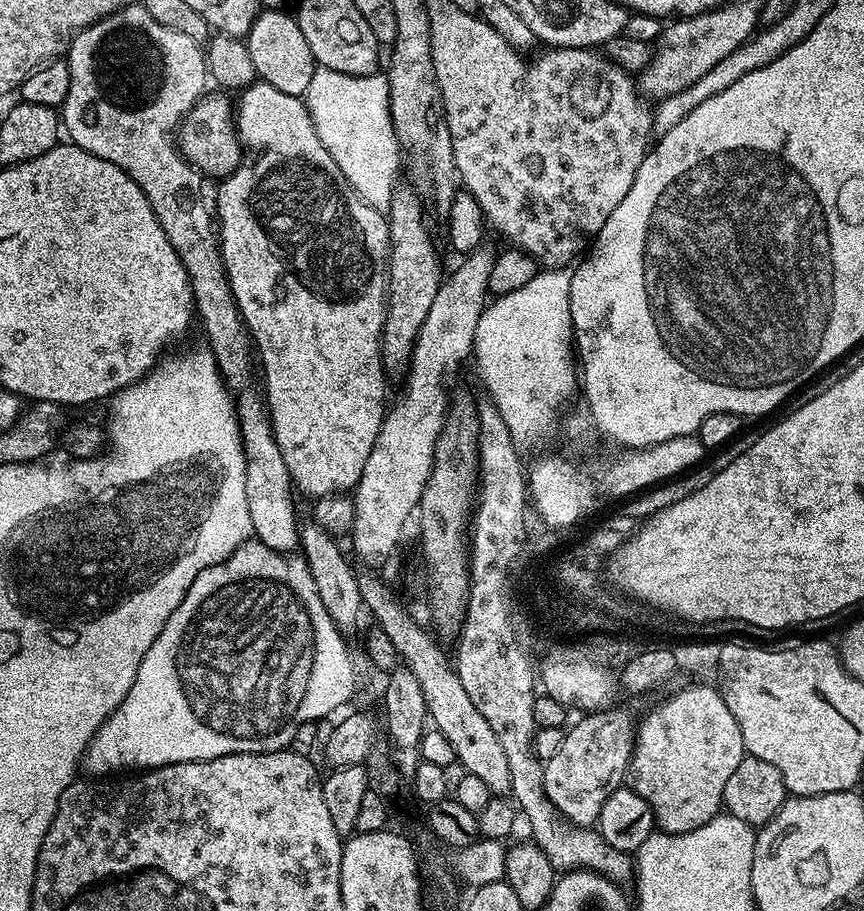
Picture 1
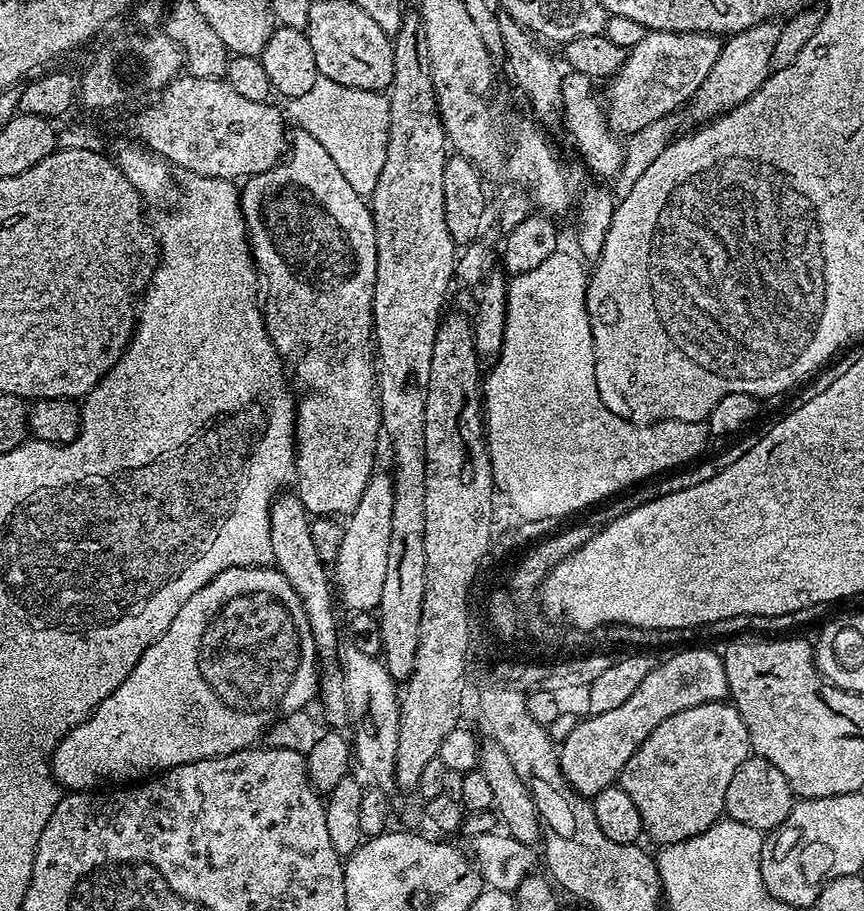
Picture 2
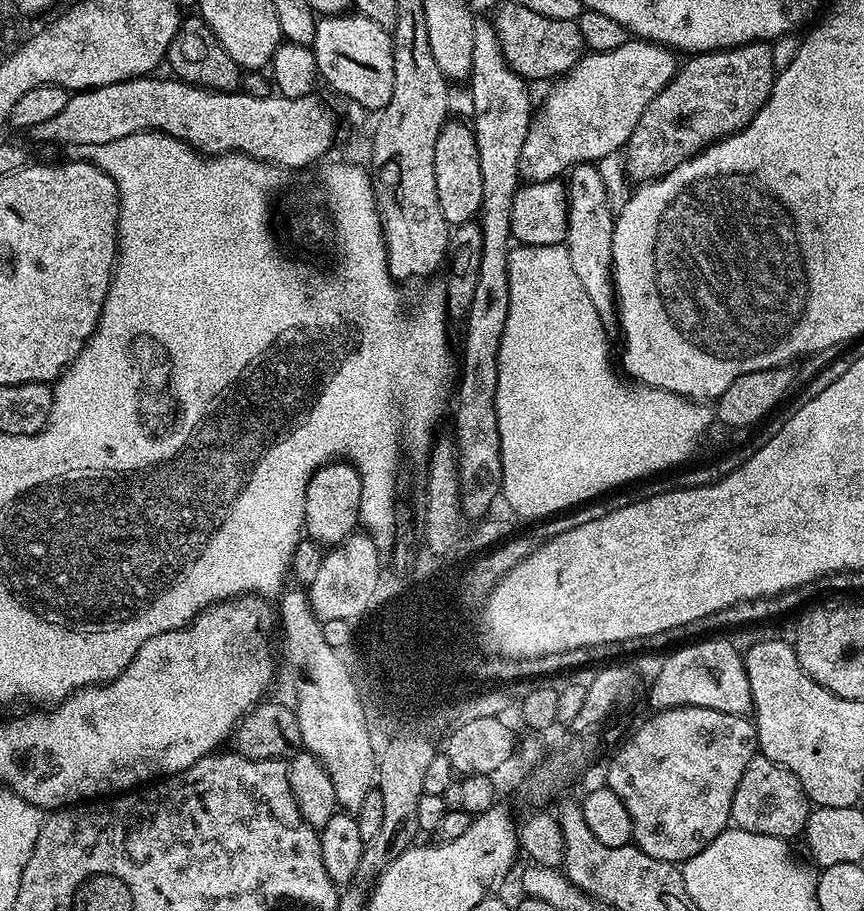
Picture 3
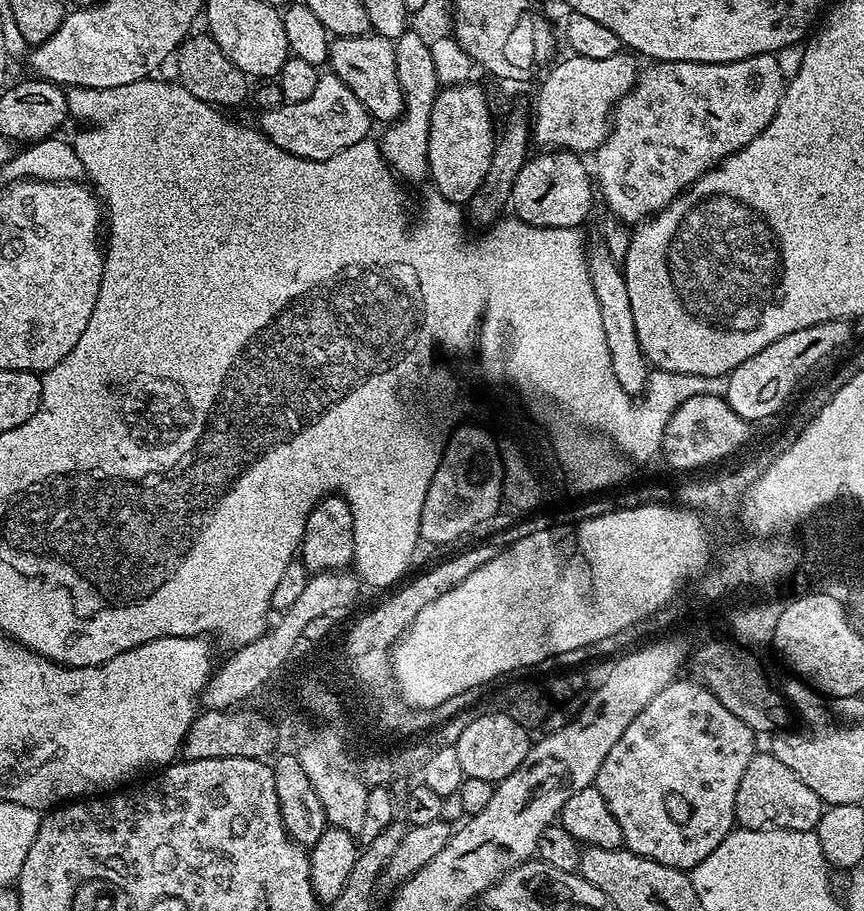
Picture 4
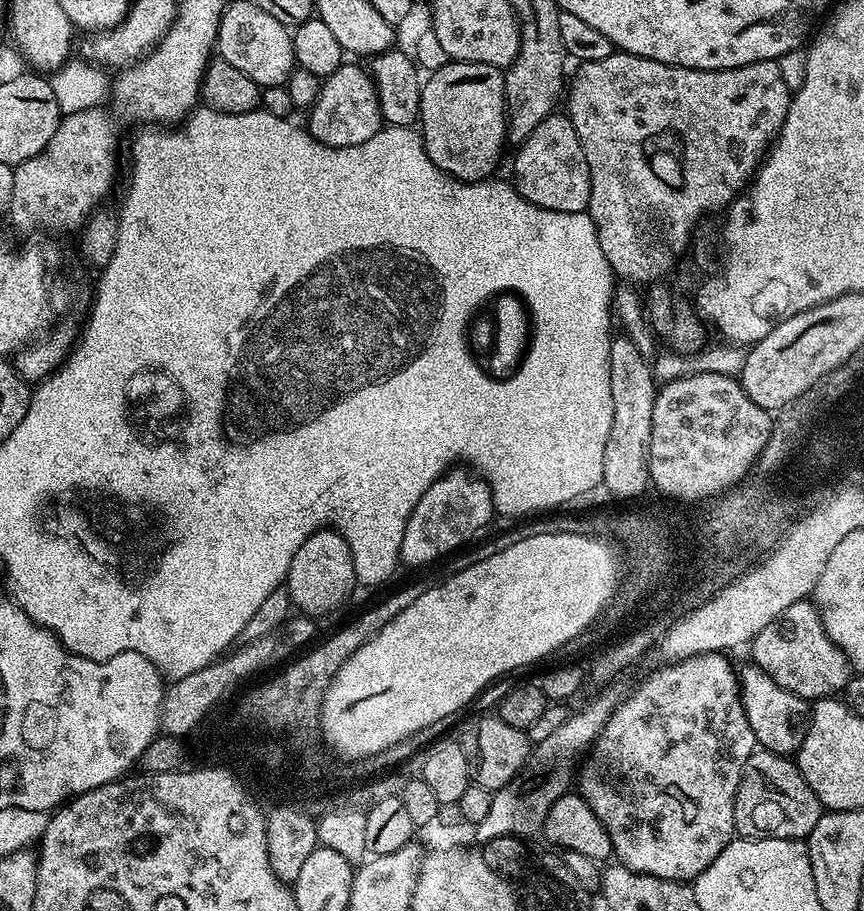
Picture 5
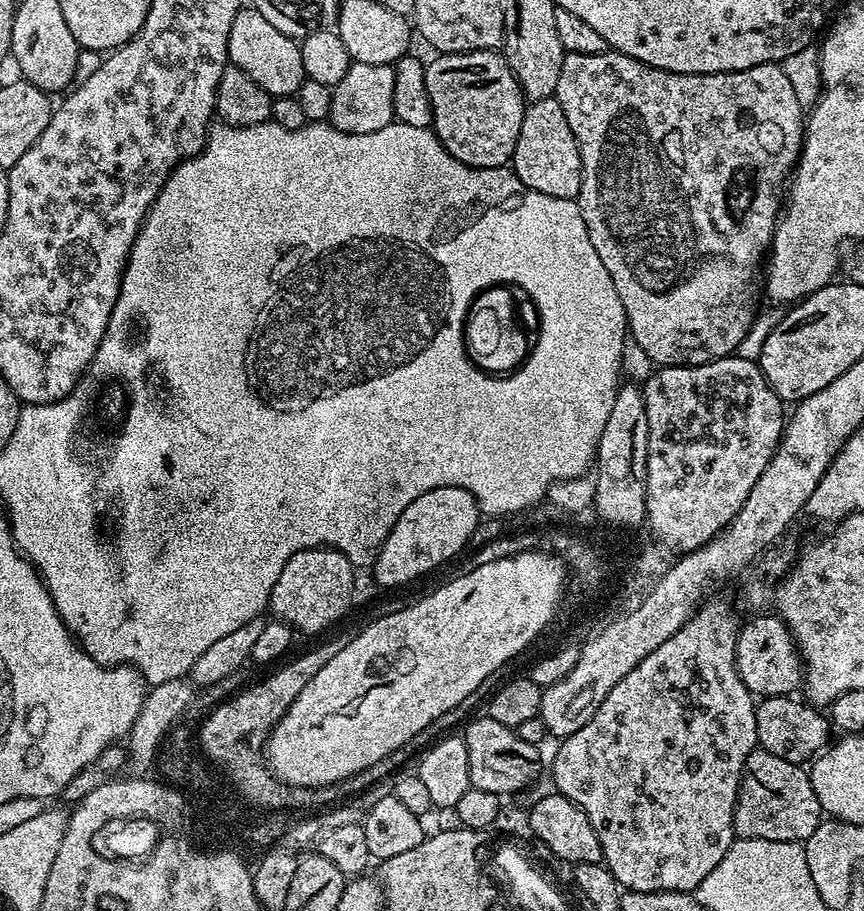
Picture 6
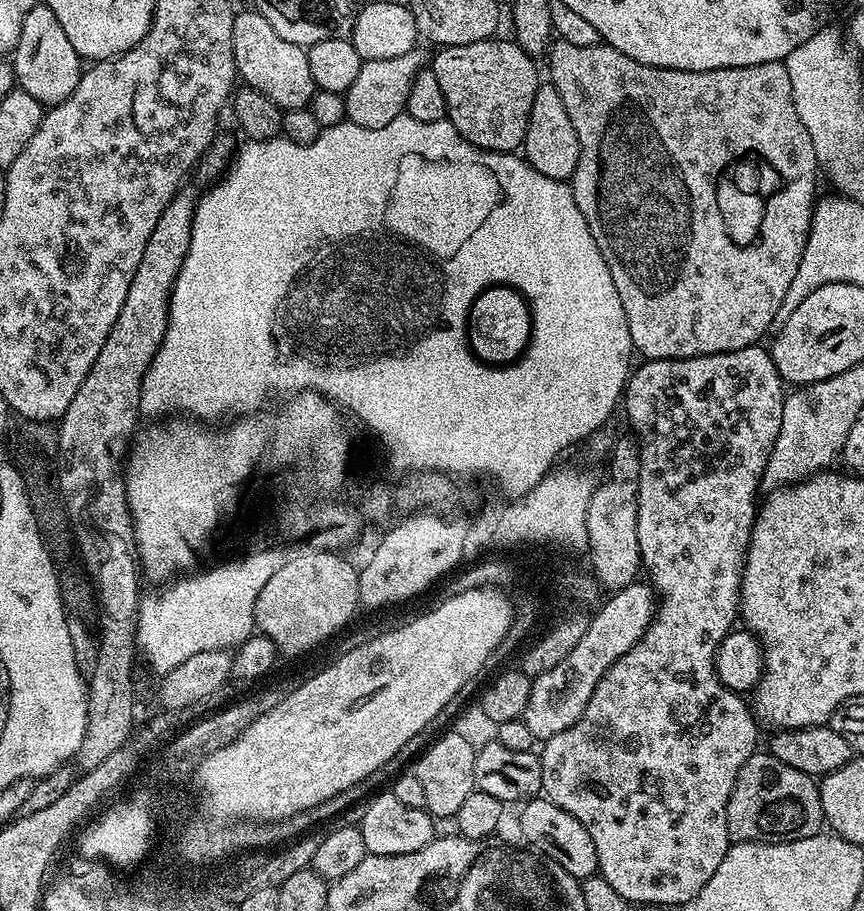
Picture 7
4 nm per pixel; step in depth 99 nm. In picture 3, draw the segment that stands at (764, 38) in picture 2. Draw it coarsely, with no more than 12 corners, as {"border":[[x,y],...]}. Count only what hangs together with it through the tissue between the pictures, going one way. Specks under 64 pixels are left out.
{"border":[[773,45],[696,54],[626,145],[659,180],[770,98]]}

